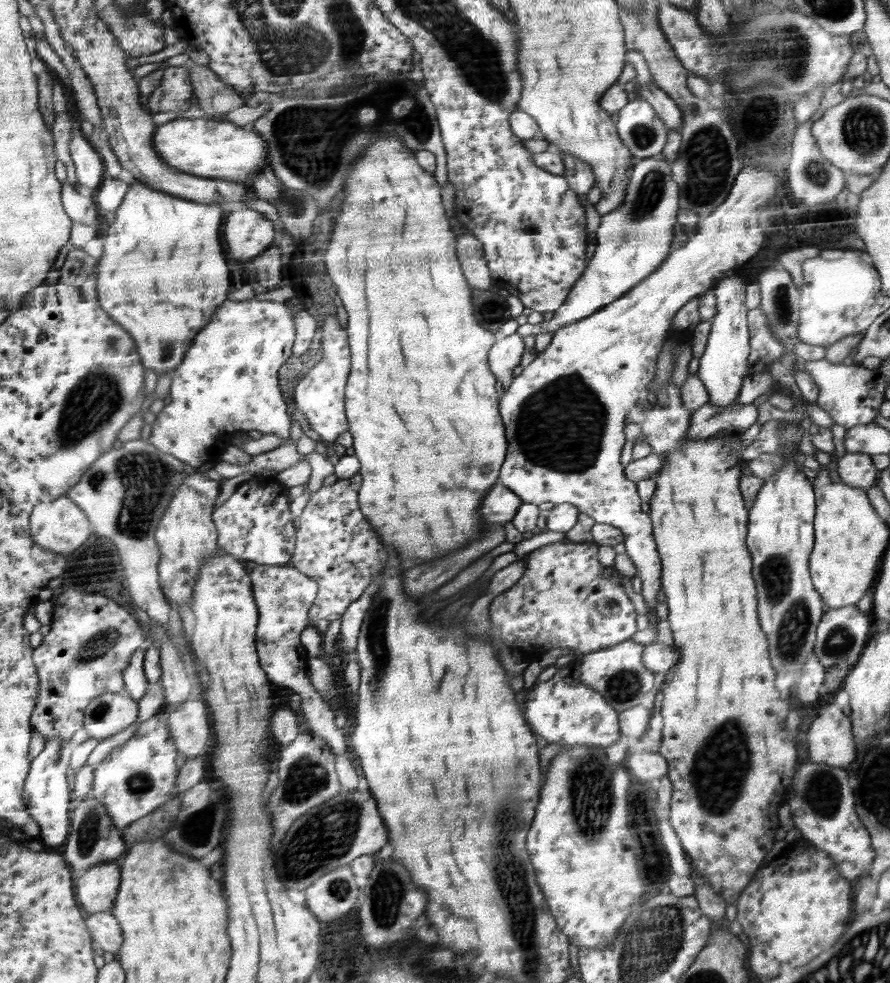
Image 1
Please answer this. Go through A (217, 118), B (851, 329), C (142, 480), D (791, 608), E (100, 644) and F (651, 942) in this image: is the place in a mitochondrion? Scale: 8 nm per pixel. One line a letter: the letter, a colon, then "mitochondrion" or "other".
A: other
B: other
C: mitochondrion
D: mitochondrion
E: mitochondrion
F: mitochondrion

